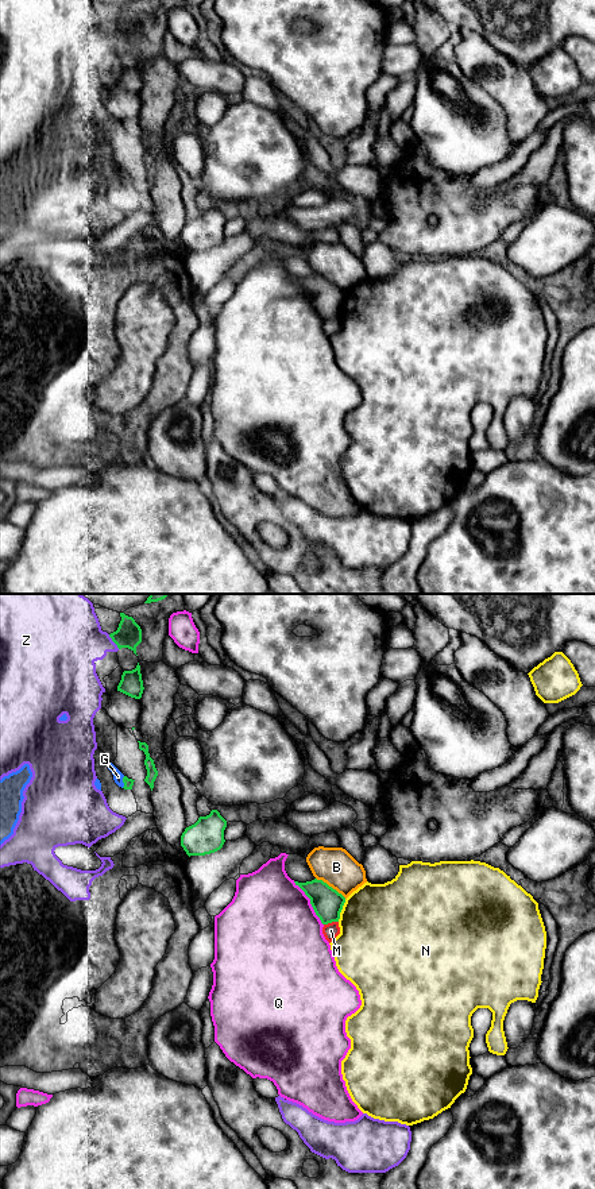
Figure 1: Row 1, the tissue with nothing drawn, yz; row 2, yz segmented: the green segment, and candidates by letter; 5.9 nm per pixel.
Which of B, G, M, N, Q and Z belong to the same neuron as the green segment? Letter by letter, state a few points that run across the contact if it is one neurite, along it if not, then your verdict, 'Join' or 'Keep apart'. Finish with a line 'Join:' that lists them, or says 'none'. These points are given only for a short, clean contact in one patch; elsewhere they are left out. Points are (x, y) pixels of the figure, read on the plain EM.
B: Line: yz (316, 273), (346, 293). Keep apart
G: Keep apart
M: Line: yz (337, 316), (324, 320). Keep apart
N: Line: yz (346, 294), (337, 316). Keep apart
Q: Keep apart
Z: Keep apart
Join: none

